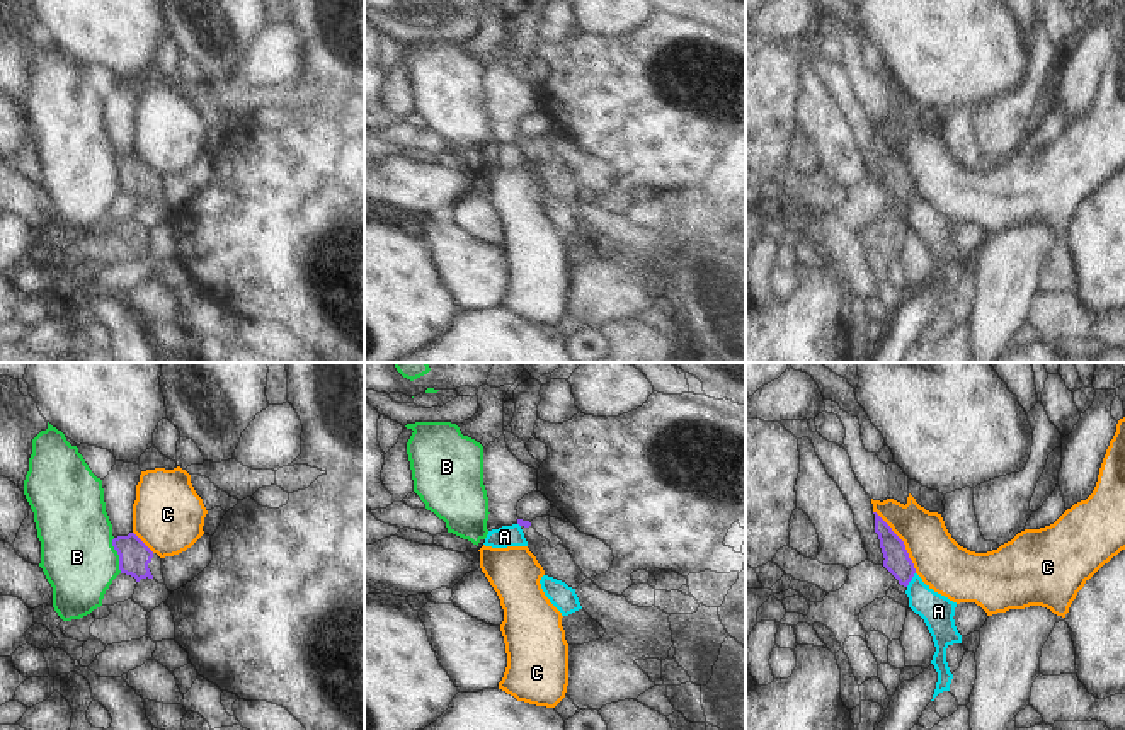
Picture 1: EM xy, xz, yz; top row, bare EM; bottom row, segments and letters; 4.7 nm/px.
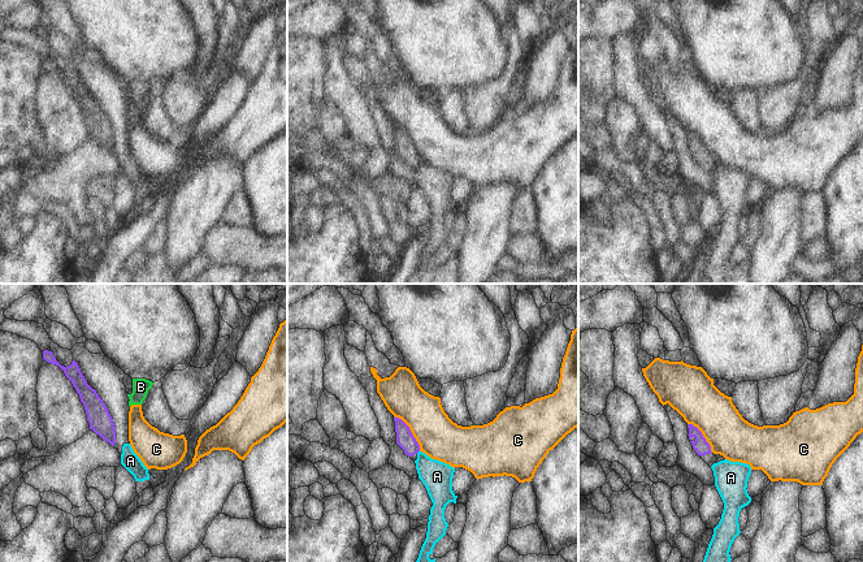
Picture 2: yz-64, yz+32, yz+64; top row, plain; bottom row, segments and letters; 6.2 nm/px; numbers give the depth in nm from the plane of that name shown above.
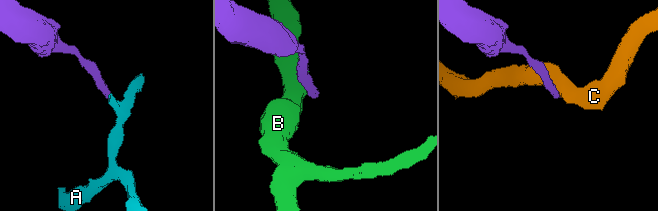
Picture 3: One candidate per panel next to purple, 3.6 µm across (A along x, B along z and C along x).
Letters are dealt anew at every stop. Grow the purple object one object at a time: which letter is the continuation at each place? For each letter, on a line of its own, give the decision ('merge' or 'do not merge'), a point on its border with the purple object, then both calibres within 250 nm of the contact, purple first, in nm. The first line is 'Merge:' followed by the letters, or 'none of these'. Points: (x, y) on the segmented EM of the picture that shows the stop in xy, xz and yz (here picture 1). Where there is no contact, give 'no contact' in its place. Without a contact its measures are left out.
Merge: none of these
A: do not merge; meets purple in yz at (911, 579); 120 nm thick on the purple side, 150 nm on the other
B: do not merge; meets purple in xy at (118, 553); 150 nm thick on the purple side, 360 nm on the other
C: do not merge; meets purple in yz at (902, 541); 120 nm thick on the purple side, 240 nm on the other

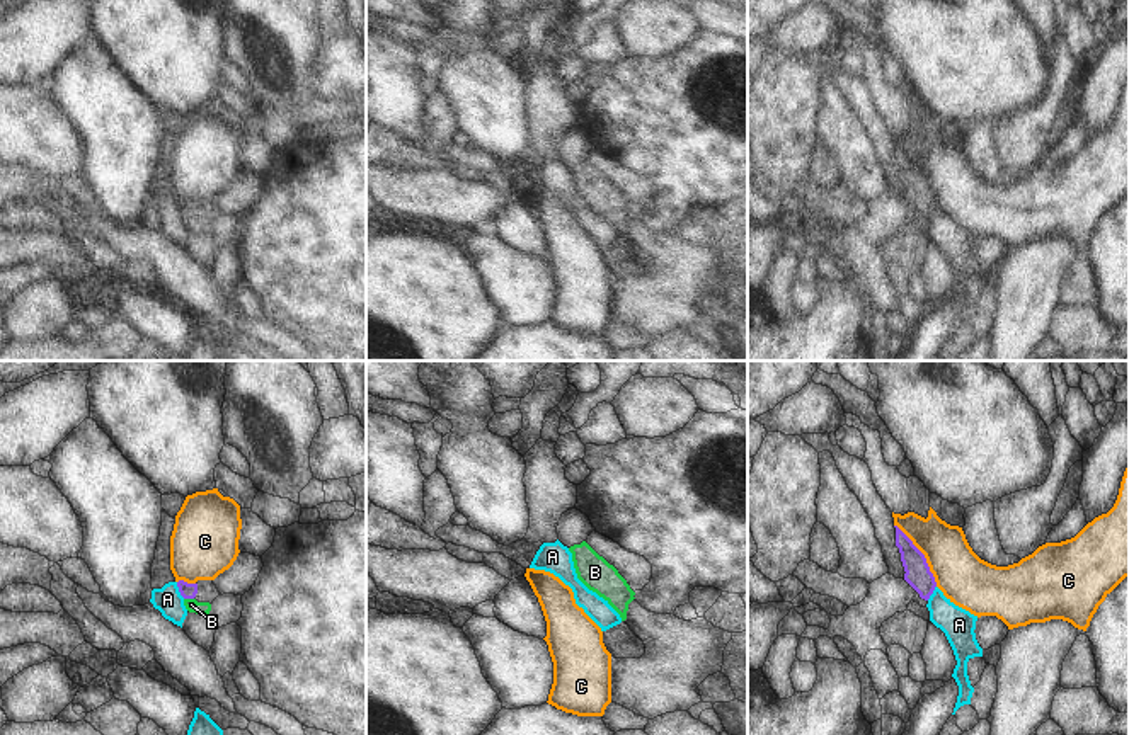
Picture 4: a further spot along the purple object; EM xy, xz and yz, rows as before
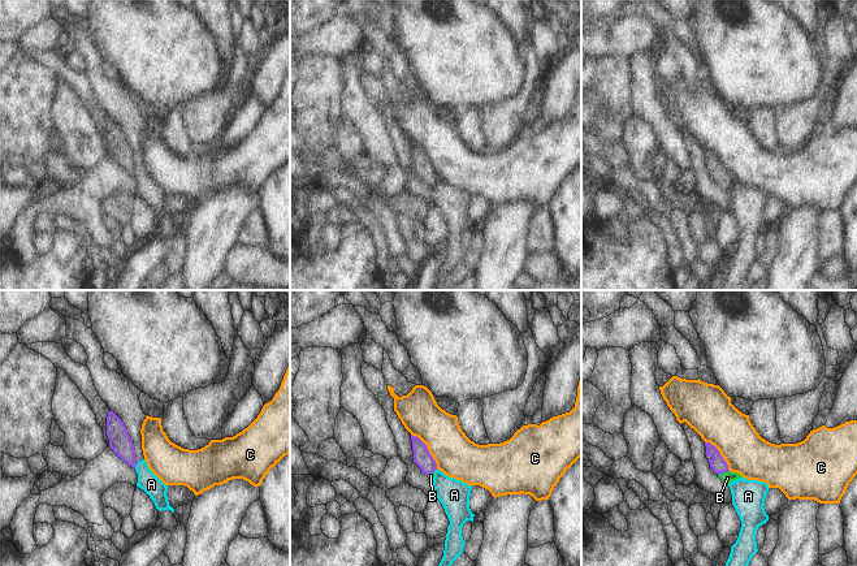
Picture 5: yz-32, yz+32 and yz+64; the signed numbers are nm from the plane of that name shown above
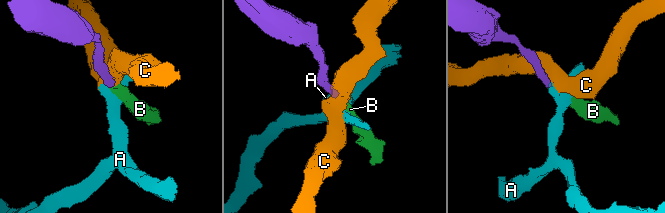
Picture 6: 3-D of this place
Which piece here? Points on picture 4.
Merge: B
A: do not merge; meets purple in xy at (179, 591); 80 nm thick on the purple side, 130 nm on the other
B: merge; meets purple in xy at (189, 598); 80 nm thick on the purple side, 60 nm on the other
C: do not merge; meets purple in yz at (923, 555); 120 nm thick on the purple side, 240 nm on the other

